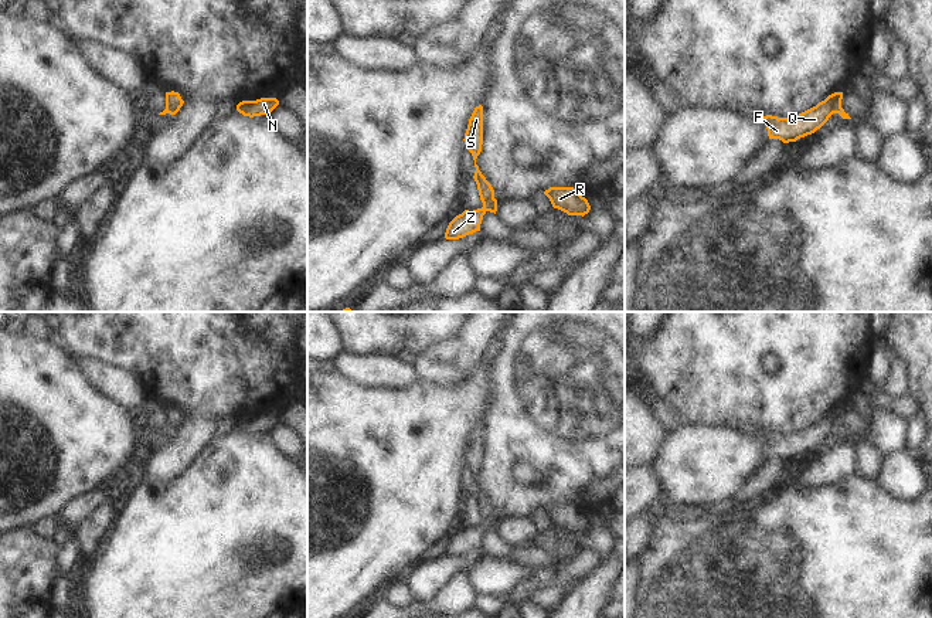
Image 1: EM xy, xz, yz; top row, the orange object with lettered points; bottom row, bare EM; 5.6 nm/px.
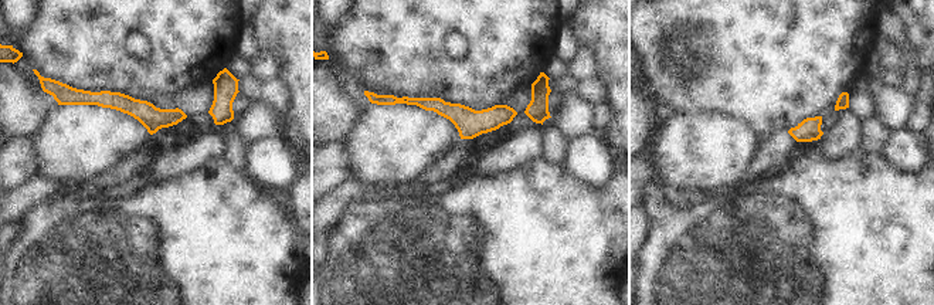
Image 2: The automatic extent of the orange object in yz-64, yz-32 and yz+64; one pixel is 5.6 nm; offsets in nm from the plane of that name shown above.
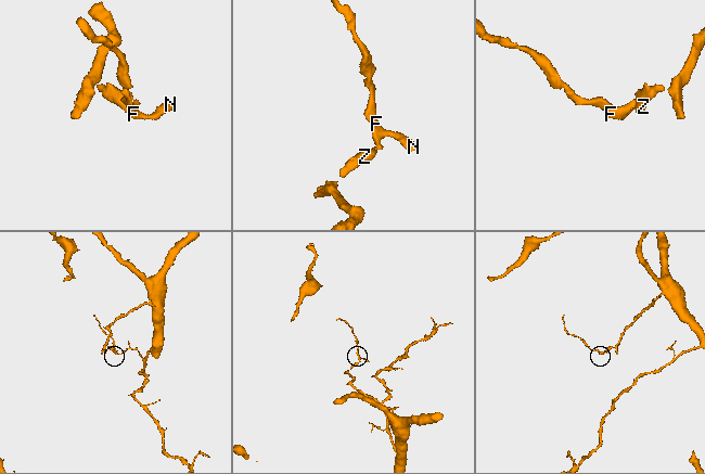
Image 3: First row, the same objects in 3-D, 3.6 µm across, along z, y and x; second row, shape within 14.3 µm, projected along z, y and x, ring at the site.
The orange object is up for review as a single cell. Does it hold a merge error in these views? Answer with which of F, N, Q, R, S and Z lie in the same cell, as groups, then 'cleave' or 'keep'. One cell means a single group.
F N Q R S / Z | cleave

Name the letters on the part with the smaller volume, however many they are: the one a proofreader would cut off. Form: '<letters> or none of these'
F, N, Q, R, S

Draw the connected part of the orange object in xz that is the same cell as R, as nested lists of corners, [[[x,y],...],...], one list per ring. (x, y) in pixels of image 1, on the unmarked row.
[[[550,505],[544,509],[554,526],[558,526],[568,533],[585,533],[591,523],[574,505]]]

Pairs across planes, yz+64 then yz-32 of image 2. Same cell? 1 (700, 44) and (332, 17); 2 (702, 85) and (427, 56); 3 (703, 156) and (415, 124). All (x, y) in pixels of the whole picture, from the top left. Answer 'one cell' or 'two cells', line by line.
1: two cells
2: one cell
3: one cell

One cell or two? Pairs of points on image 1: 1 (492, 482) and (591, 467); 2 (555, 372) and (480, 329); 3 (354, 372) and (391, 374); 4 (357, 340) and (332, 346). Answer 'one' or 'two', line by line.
1: one
2: two
3: one
4: two

